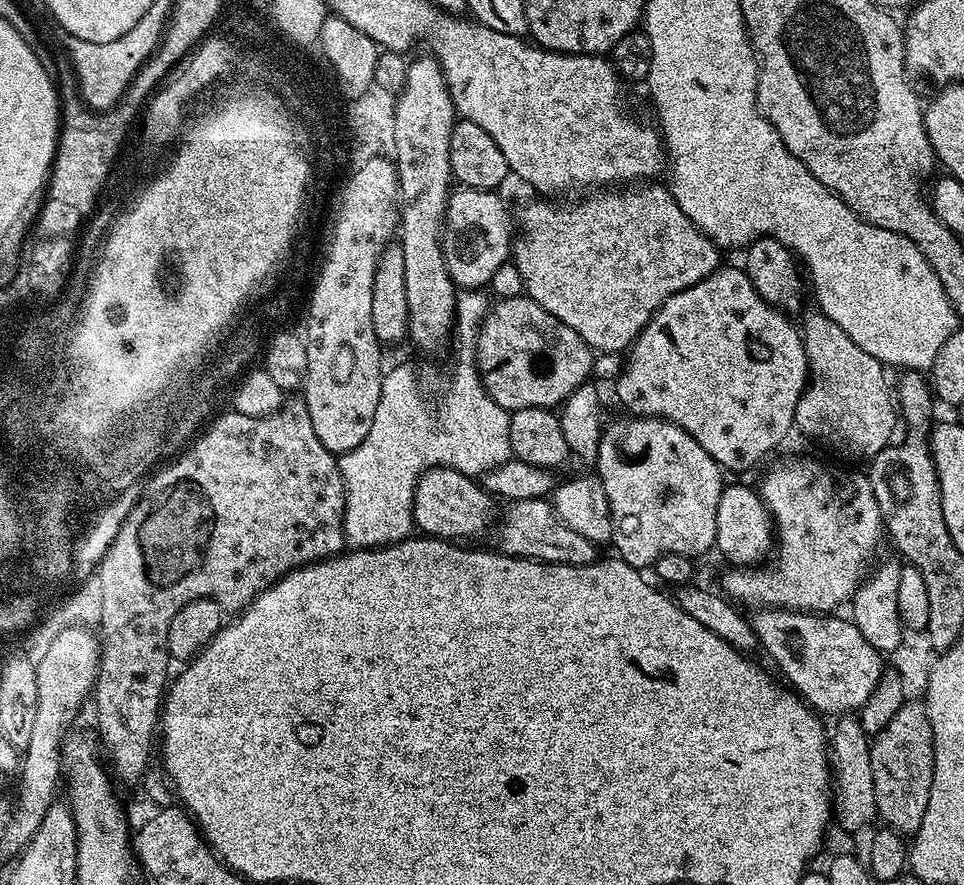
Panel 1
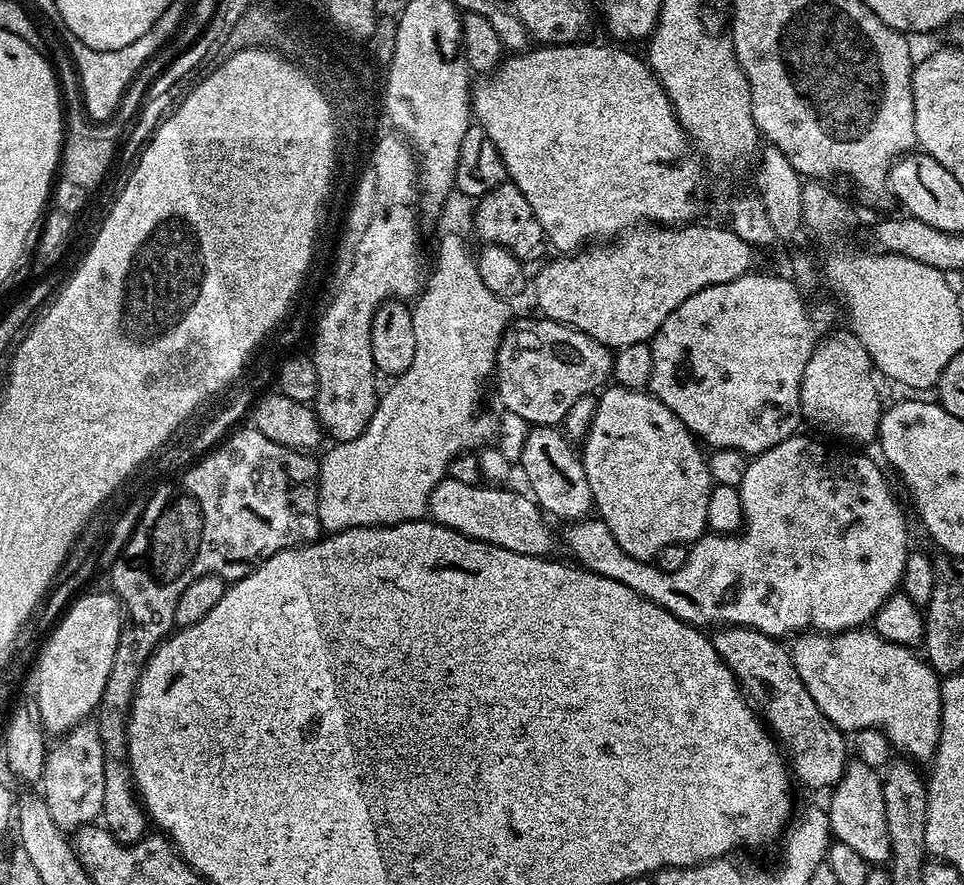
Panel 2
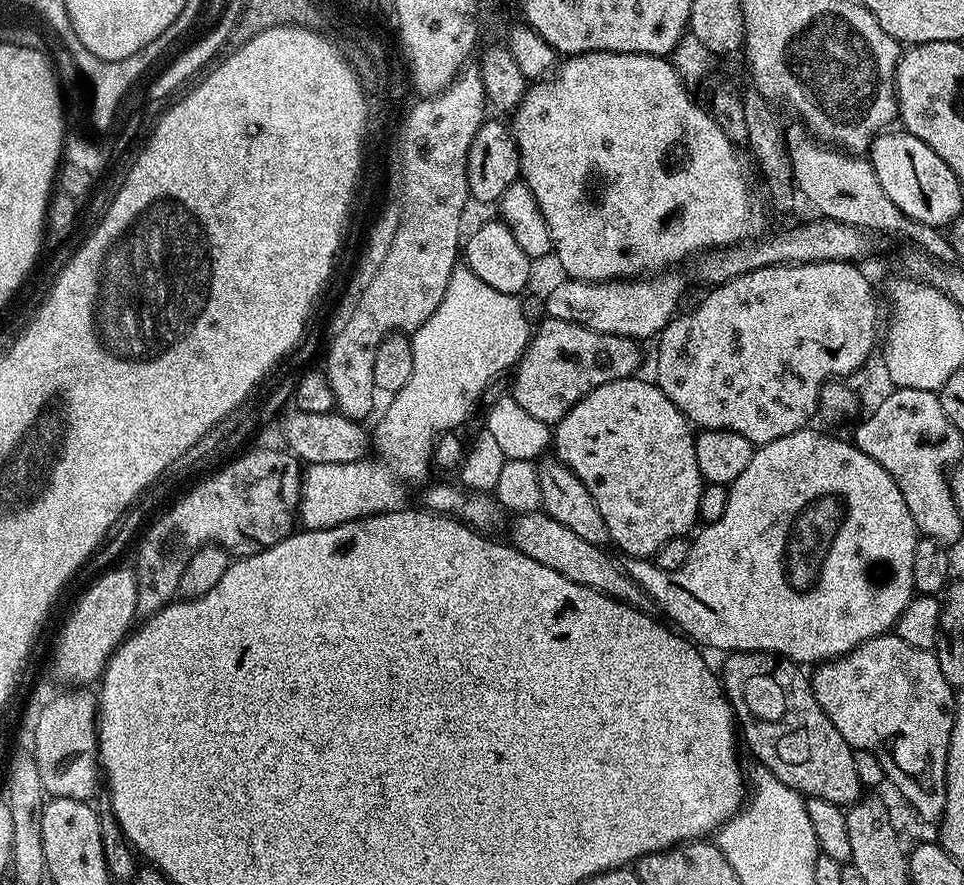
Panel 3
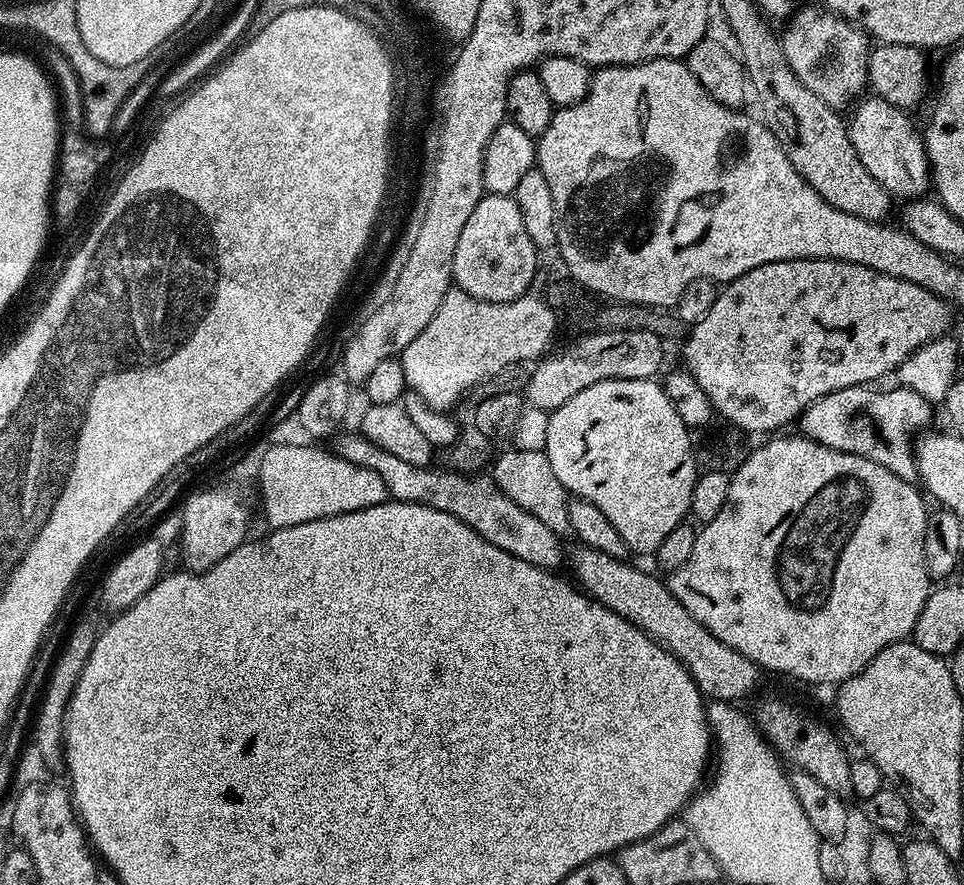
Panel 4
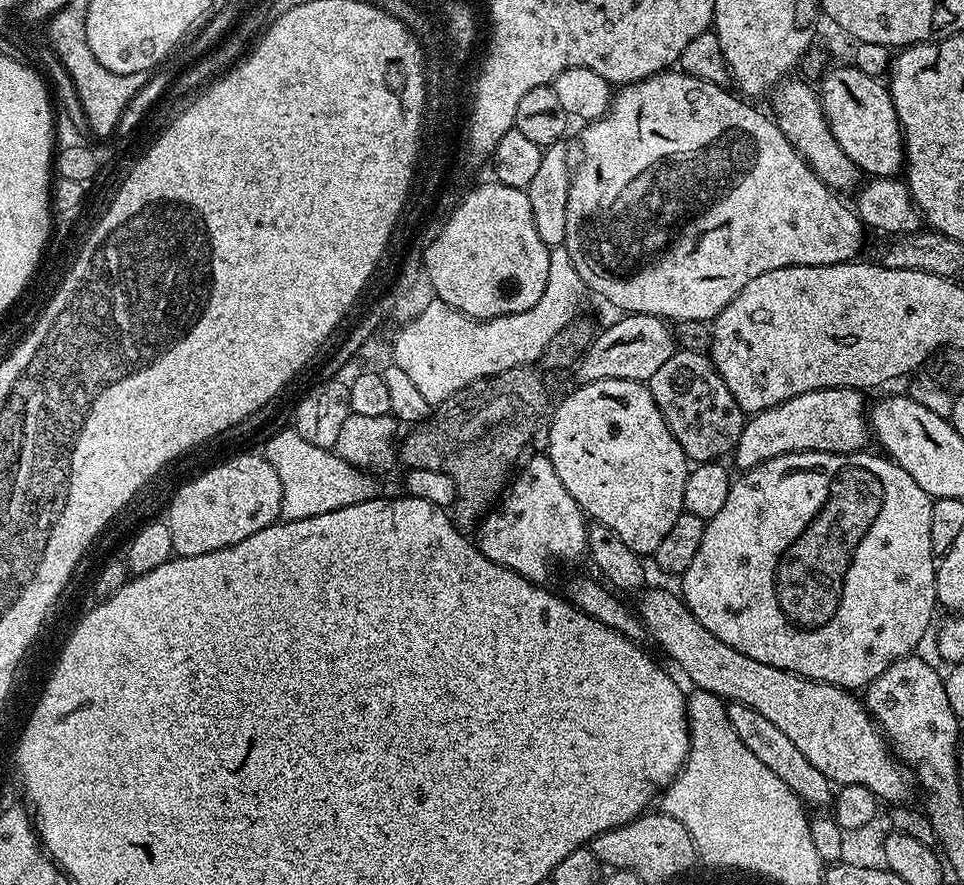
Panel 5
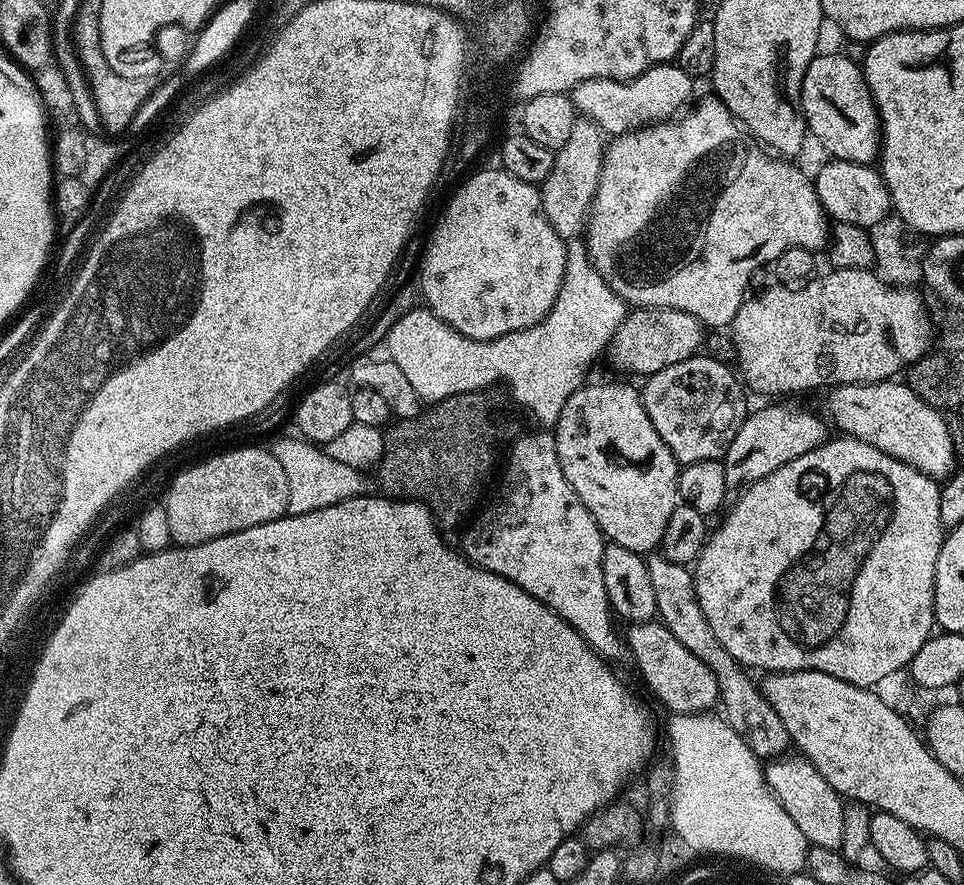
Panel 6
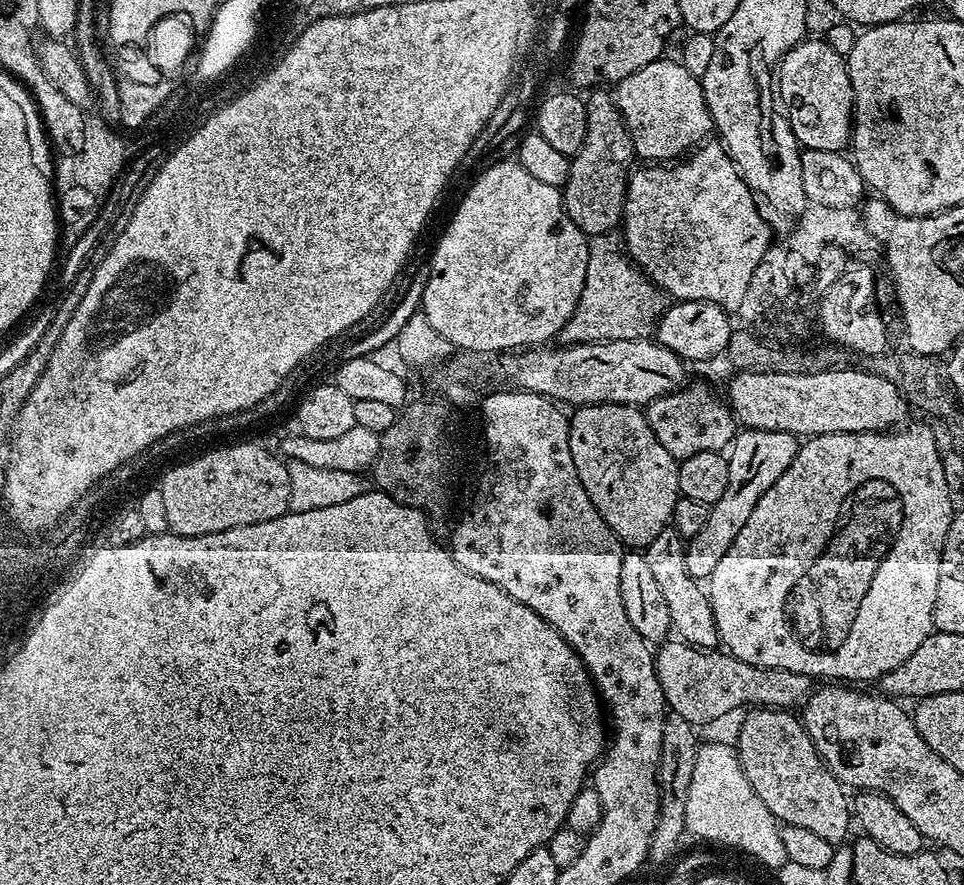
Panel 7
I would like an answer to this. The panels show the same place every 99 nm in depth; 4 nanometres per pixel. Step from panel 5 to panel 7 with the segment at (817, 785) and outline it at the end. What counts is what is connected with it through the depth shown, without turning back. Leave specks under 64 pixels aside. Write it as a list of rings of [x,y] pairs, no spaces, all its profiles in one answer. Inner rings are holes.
[[[667,528],[660,531],[656,538],[645,545],[643,554],[661,593],[665,596],[675,635],[692,647],[712,650],[719,645],[713,608],[709,604],[707,591],[693,578],[686,567],[685,550],[683,537],[677,535],[675,529]]]

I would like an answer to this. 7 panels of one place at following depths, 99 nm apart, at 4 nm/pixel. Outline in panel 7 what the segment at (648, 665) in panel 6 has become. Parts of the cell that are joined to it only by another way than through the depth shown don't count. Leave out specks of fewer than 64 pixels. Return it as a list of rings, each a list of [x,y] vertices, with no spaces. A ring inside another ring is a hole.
[[[679,638],[663,641],[655,649],[654,659],[665,705],[694,726],[706,725],[730,710],[747,709],[749,706],[792,710],[814,688],[811,676],[781,668],[755,668],[727,651],[692,647]]]

